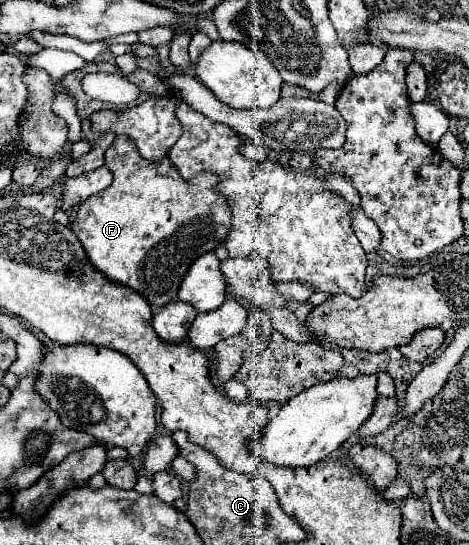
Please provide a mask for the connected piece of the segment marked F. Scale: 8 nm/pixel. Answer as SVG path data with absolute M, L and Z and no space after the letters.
M129 136L115 138L111 148L105 152L105 166L113 174L111 186L105 188L107 194L97 194L85 200L77 210L71 230L83 242L83 248L95 268L105 272L105 276L111 276L111 280L145 294L151 306L159 308L177 296L177 288L189 266L201 254L213 252L225 242L231 230L231 200L217 190L219 178L213 172L199 172L191 180L183 180L167 156L157 162L139 156L135 140Z

